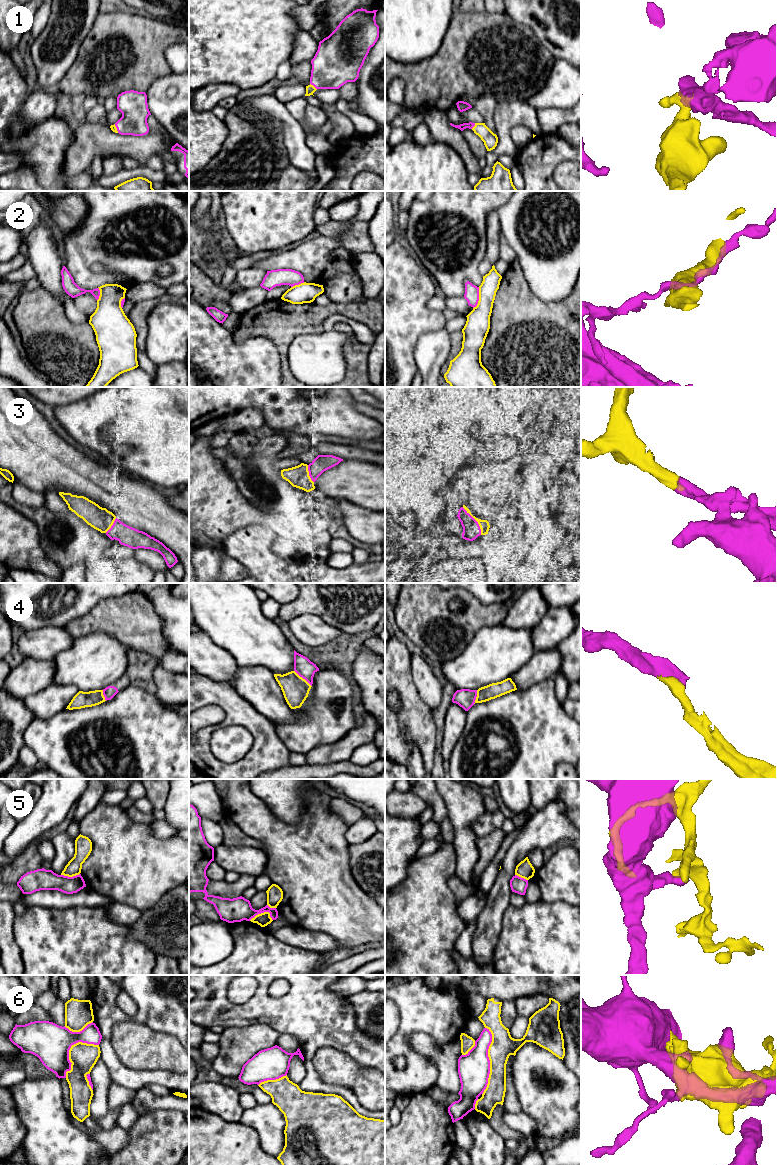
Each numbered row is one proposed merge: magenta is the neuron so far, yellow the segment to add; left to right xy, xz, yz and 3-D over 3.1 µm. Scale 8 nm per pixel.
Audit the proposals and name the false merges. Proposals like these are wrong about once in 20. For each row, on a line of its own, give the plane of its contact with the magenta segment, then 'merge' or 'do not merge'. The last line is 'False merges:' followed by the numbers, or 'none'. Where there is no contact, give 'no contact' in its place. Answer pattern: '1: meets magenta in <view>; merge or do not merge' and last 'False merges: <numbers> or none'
1: meets magenta in xz; merge
2: meets magenta in yz; do not merge
3: meets magenta in yz; merge
4: meets magenta in xz; merge
5: meets magenta in xz; do not merge
6: meets magenta in yz; do not merge
False merges: 2, 5, 6

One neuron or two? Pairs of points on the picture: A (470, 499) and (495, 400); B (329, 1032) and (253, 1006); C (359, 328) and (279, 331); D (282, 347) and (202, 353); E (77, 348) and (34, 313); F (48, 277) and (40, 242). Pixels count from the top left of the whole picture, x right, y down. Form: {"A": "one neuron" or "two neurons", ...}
{"A": "two neurons", "B": "one neuron", "C": "two neurons", "D": "two neurons", "E": "one neuron", "F": "one neuron"}

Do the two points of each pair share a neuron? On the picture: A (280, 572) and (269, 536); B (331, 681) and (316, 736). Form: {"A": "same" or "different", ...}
{"A": "same", "B": "same"}

